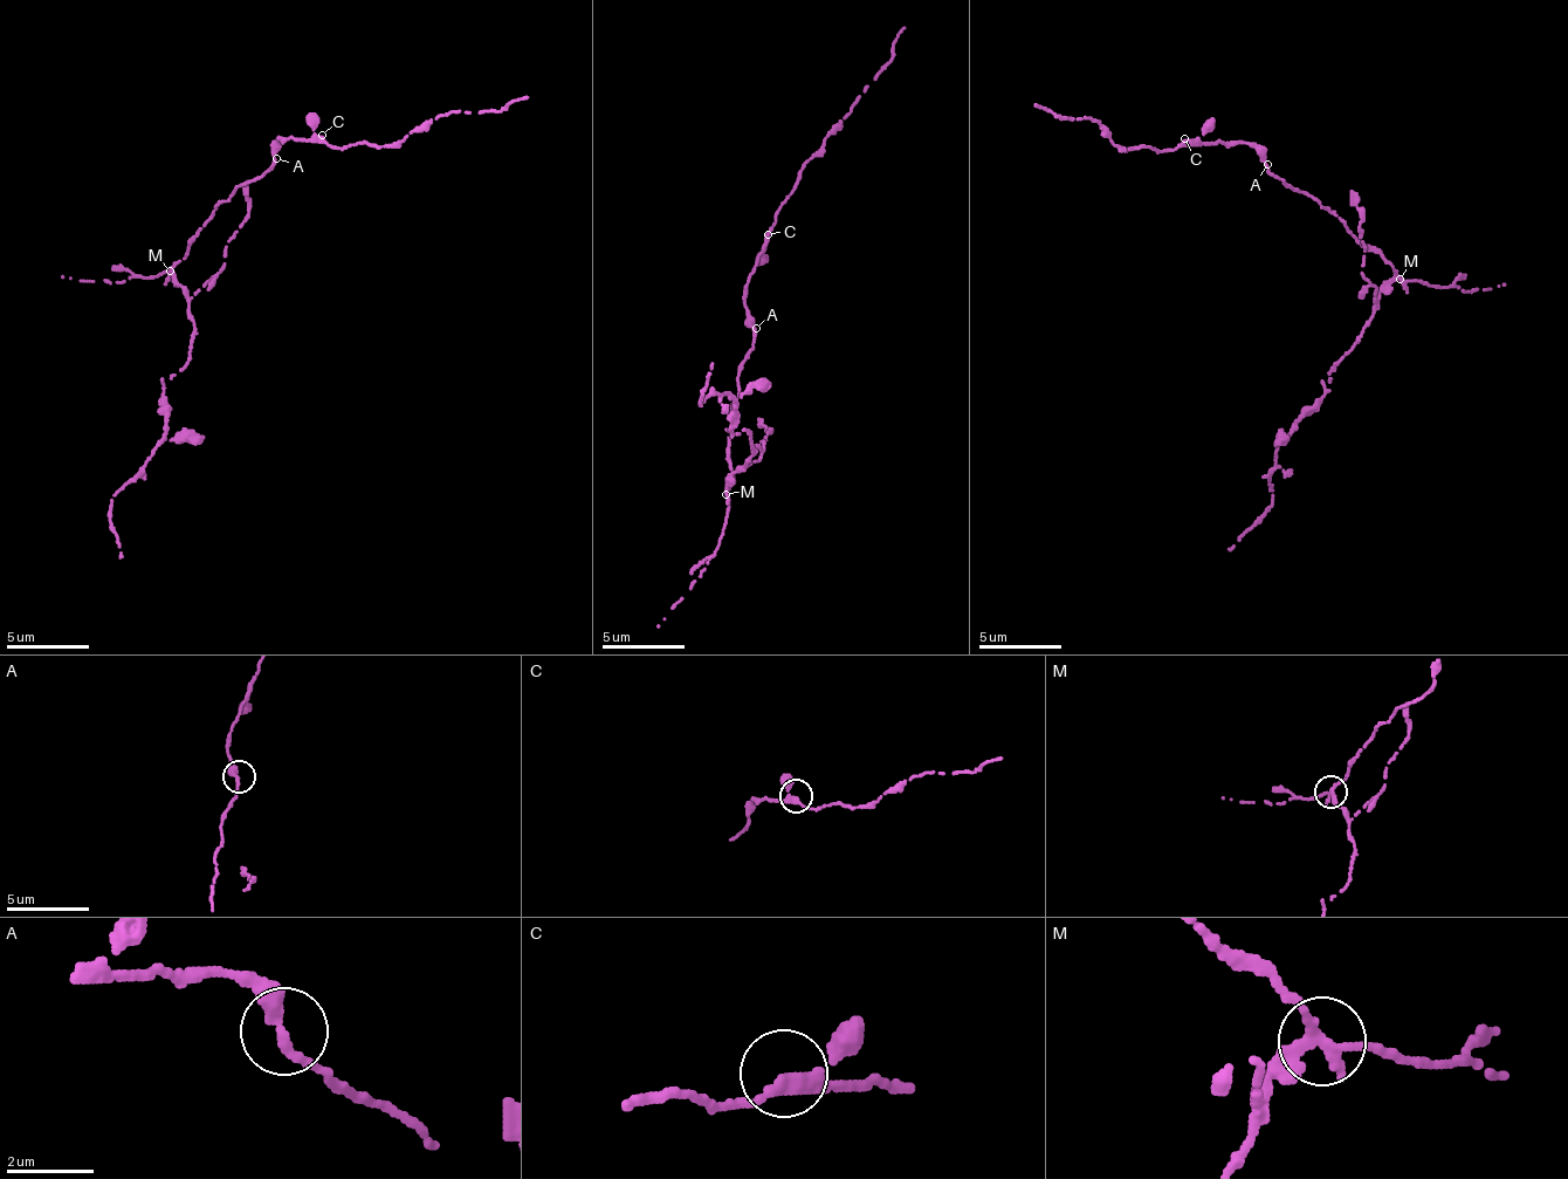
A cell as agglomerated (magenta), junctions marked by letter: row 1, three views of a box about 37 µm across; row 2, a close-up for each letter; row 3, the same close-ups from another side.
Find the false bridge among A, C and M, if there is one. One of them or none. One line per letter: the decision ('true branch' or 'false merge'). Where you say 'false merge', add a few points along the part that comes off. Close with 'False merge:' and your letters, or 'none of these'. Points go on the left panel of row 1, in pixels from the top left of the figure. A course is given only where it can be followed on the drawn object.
A: true branch
C: true branch
M: false merge; foreign part runs (169, 269), (184, 287), (193, 348), (164, 382), (167, 408), (156, 447), (111, 498), (118, 559)
False merge: M

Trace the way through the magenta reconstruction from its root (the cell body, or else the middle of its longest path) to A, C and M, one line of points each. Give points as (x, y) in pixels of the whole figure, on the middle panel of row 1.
A: (734, 403), (738, 393), (740, 363), (752, 345), (756, 328)
C: (734, 403), (738, 393), (740, 363), (754, 337), (747, 314), (745, 285), (768, 234)
M: (734, 403), (730, 416), (734, 429), (727, 451), (734, 481), (724, 495)

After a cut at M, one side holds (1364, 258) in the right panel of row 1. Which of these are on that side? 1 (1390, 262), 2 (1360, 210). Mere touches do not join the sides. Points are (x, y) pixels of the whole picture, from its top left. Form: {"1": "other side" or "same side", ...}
{"1": "other side", "2": "same side"}

